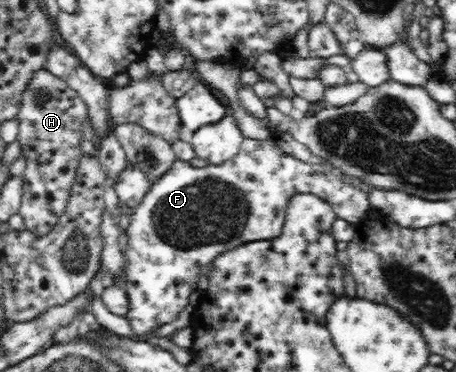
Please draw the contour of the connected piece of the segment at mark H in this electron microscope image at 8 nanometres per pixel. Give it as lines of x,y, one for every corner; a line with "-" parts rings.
40,70
28,82
21,97
21,106
17,116
21,126
16,139
19,140
21,149
25,151
27,157
30,157
30,169
22,175
24,183
28,183
28,185
23,187
19,213
23,217
27,229
42,235
58,221
59,215
62,215
66,207
70,183
74,177
74,167
78,165
78,155
82,152
79,145
82,136
80,129
81,122
86,118
86,106
78,92
74,91
74,88
70,87
63,79
50,73
49,70

